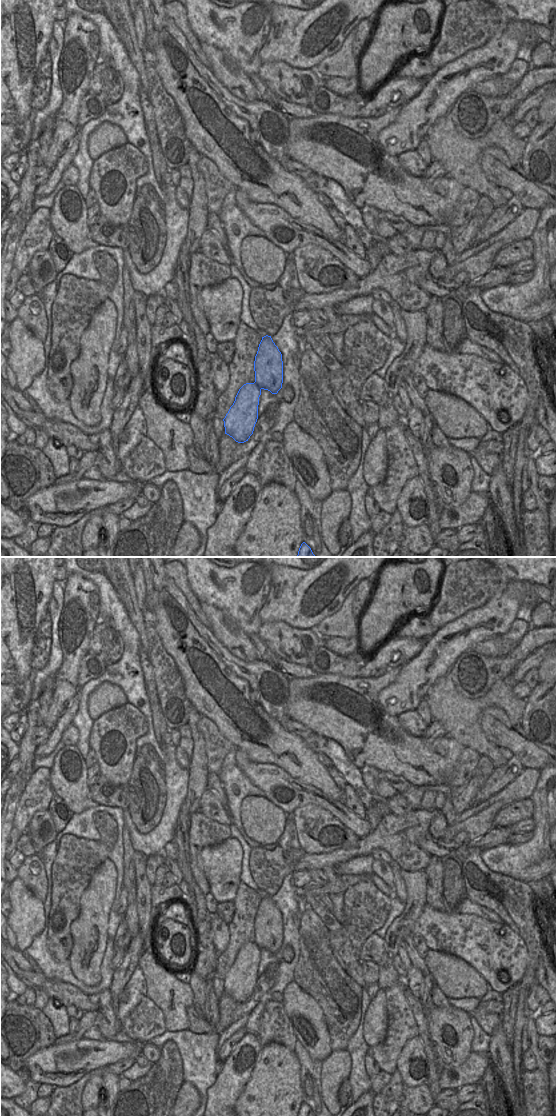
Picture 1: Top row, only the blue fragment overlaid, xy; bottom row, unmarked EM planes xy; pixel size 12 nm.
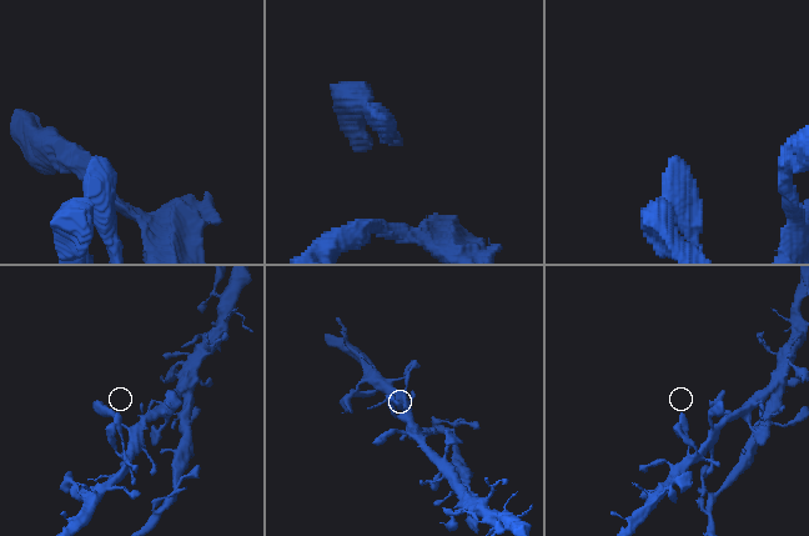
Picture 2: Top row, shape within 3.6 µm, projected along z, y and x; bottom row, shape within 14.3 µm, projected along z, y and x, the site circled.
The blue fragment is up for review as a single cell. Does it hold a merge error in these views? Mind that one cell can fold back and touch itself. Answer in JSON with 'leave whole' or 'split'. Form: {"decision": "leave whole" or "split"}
{"decision": "leave whole"}

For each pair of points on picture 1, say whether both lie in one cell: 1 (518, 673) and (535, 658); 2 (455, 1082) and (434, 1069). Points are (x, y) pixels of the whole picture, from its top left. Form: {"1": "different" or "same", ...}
{"1": "same", "2": "different"}

